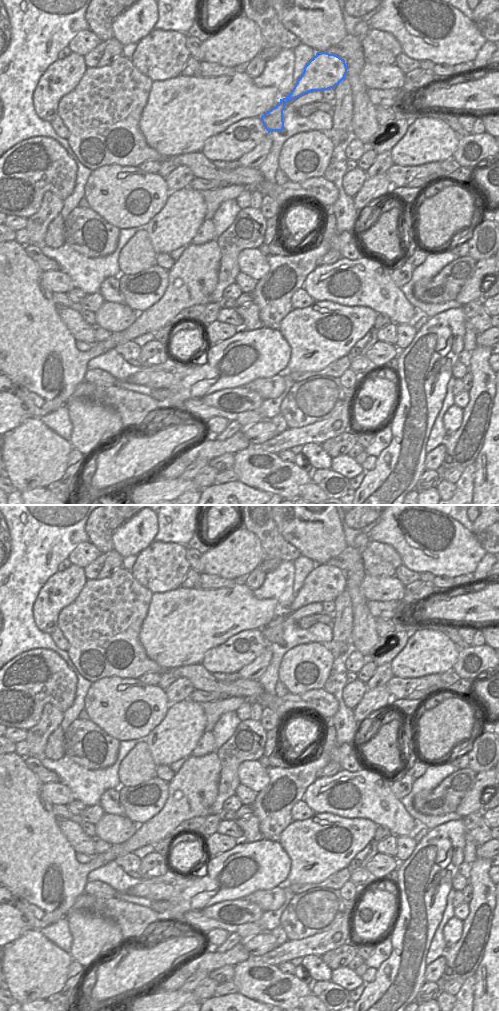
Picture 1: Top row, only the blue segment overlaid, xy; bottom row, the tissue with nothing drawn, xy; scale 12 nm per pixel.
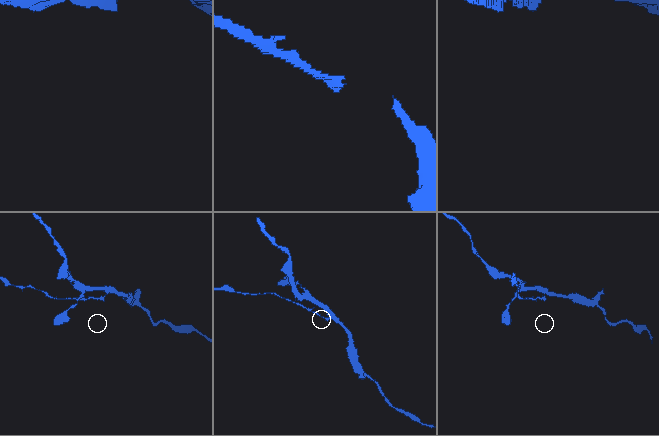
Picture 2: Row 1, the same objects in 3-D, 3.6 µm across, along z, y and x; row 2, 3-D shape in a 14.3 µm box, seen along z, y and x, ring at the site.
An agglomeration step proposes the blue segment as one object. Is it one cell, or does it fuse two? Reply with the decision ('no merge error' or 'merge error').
merge error

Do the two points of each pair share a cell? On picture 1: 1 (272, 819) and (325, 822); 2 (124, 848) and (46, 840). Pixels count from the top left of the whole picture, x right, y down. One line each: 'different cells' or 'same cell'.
1: different cells
2: same cell

